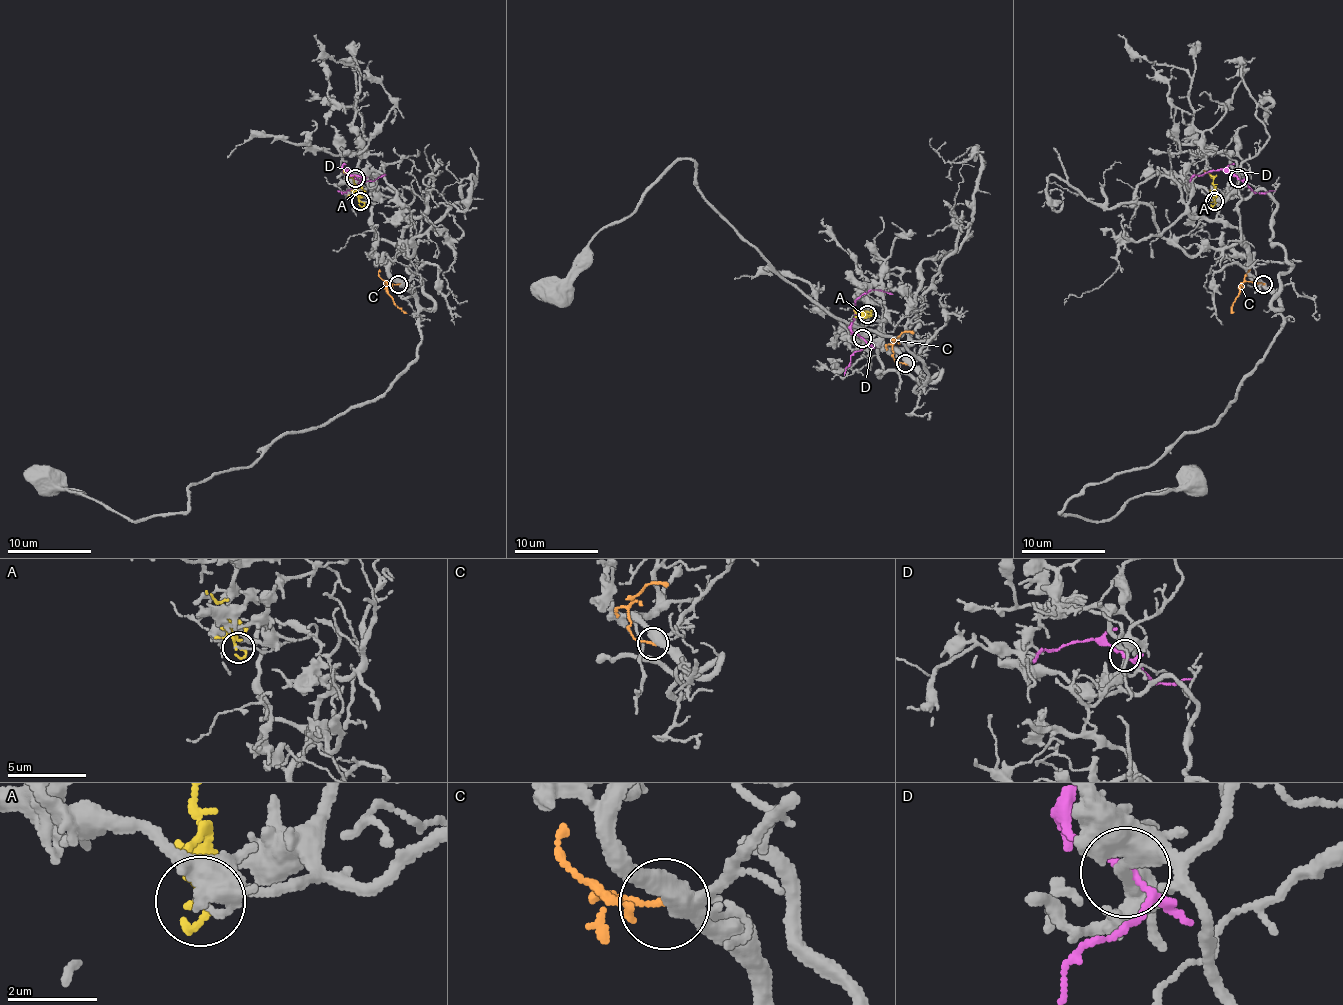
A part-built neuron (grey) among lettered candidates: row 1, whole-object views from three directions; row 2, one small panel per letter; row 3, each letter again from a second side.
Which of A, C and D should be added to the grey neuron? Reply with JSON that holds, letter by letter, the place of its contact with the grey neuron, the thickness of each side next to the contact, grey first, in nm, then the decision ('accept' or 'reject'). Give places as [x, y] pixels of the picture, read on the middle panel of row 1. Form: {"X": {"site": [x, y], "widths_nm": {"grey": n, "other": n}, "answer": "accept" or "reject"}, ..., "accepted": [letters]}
{"A": {"site": [867, 314], "widths_nm": {"grey": 120, "other": 200}, "answer": "reject"}, "C": {"site": [905, 363], "widths_nm": {"grey": 420, "other": 120}, "answer": "reject"}, "D": {"site": [862, 338], "widths_nm": {"grey": 340, "other": 150}, "answer": "reject"}, "accepted": []}

